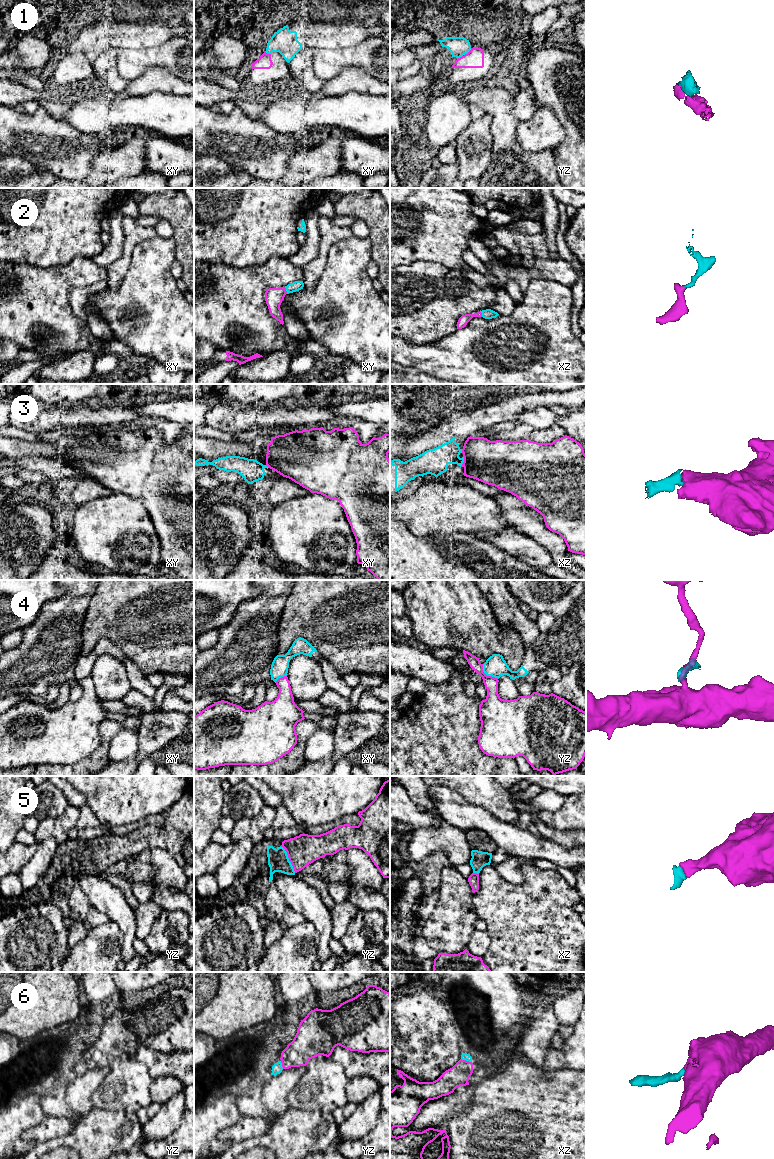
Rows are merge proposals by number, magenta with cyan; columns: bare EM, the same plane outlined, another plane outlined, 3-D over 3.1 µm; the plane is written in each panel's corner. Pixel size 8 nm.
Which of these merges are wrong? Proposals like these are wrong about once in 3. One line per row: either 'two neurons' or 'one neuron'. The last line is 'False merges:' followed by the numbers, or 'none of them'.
1: two neurons
2: one neuron
3: two neurons
4: two neurons
5: one neuron
6: one neuron
False merges: 1, 3, 4

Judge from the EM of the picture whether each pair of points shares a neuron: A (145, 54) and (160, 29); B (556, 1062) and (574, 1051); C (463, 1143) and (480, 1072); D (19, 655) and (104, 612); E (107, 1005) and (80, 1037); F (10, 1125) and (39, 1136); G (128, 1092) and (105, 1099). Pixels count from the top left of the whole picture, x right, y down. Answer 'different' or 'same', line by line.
A: different
B: same
C: different
D: different
E: same
F: different
G: same

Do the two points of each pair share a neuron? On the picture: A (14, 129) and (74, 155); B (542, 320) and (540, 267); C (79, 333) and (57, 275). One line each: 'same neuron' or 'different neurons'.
A: same neuron
B: different neurons
C: same neuron

